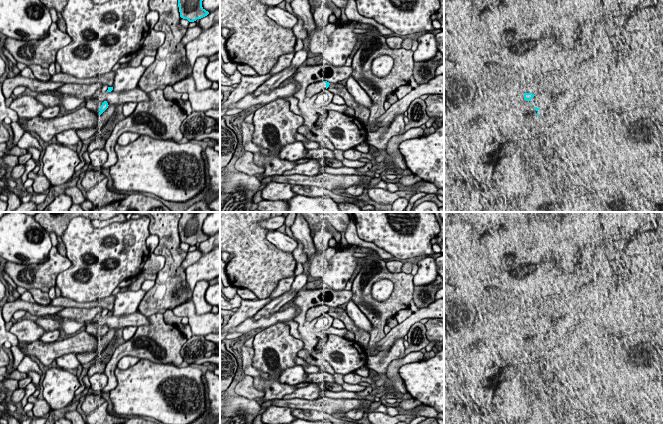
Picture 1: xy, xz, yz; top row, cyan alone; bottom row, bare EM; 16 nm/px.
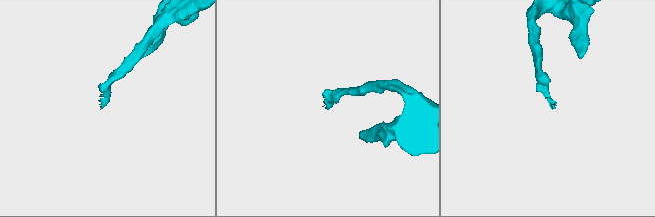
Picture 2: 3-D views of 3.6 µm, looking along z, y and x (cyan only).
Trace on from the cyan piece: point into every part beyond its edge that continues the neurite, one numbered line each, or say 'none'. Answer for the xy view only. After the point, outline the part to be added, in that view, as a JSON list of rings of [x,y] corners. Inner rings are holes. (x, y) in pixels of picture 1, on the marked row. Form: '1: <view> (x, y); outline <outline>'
1: xy (93, 105); outline [[[90,100],[85,104],[85,107],[95,113],[99,113],[99,108],[101,107],[101,103],[99,103],[97,100]]]

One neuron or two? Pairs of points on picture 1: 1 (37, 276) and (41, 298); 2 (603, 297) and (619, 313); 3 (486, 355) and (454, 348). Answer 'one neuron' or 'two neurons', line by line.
1: two neurons
2: two neurons
3: two neurons

